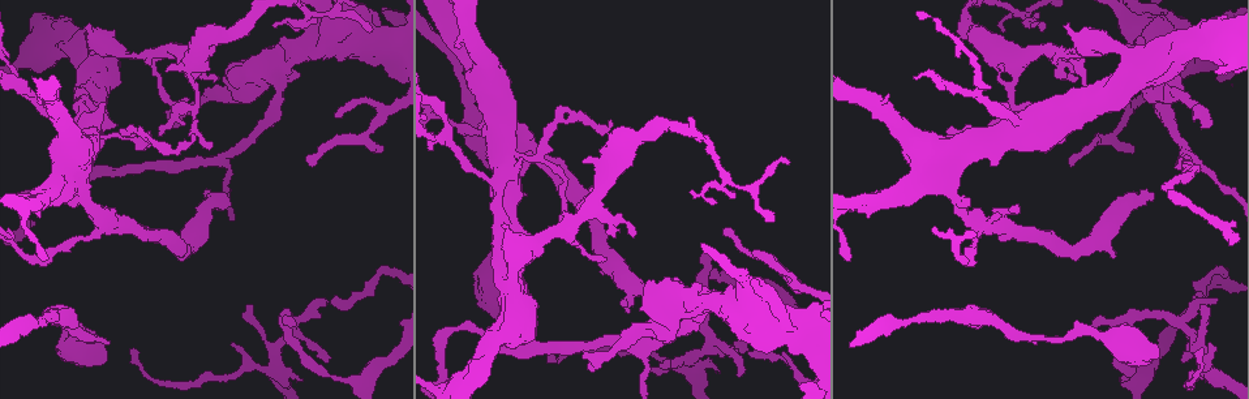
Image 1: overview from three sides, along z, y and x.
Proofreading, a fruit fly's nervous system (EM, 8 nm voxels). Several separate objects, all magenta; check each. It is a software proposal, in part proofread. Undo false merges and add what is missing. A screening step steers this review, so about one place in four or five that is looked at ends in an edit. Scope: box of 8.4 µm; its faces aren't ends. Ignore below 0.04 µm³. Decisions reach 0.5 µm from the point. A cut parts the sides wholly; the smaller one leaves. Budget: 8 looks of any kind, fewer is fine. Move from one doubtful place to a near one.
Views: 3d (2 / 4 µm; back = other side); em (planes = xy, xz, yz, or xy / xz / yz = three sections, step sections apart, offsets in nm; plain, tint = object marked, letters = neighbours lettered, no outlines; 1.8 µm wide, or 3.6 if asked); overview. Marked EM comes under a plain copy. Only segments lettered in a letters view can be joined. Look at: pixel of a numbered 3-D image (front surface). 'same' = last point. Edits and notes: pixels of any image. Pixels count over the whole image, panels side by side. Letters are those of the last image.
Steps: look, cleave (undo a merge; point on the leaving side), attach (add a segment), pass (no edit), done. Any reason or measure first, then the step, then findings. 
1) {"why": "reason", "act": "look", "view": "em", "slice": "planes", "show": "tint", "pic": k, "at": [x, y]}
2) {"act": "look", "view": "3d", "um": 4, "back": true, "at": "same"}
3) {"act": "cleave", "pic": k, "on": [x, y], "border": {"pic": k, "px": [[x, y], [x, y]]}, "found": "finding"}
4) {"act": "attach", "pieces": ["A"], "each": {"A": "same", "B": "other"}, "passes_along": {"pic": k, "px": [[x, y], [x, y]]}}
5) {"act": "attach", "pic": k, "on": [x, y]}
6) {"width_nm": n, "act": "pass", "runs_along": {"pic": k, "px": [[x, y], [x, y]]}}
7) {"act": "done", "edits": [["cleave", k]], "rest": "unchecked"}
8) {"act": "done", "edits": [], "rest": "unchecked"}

{"why": "sudden change in width", "act": "look", "view": "3d", "um": 2, "back": true, "pic": 1, "at": [1203, 46]}

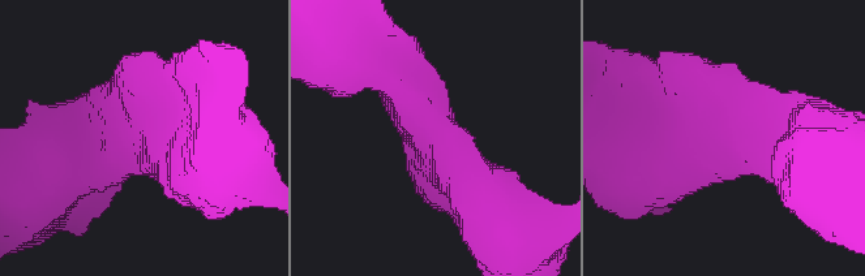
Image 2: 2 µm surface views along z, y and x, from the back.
{"arms": 3, "arm_widths_nm": [300, 460, 550], "why": "shape alone is not enough", "act": "look", "view": "em", "slice": "planes", "show": "tint", "pic": 2, "at": [435, 137]}

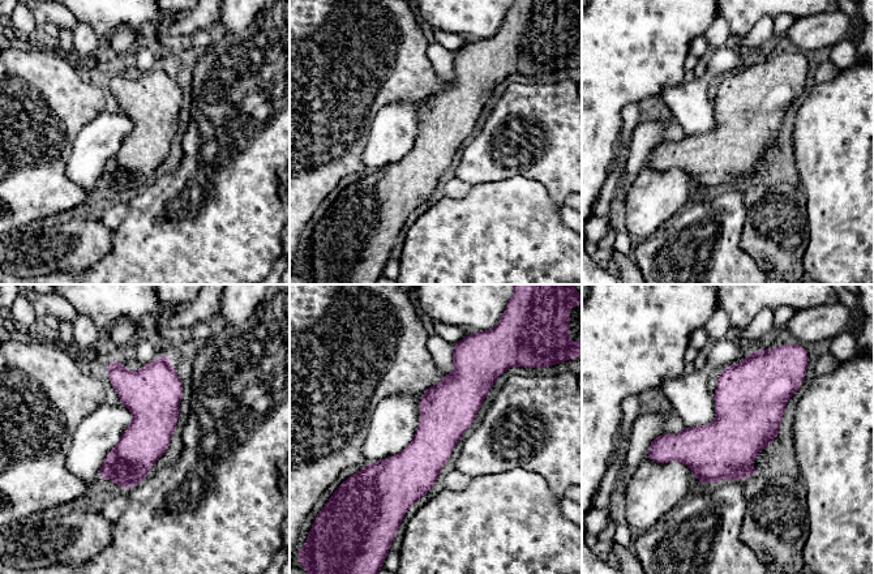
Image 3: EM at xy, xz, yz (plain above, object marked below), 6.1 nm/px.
{"why": "see the neighbours", "act": "look", "view": "em", "slice": "planes", "show": "letters", "at": "same"}

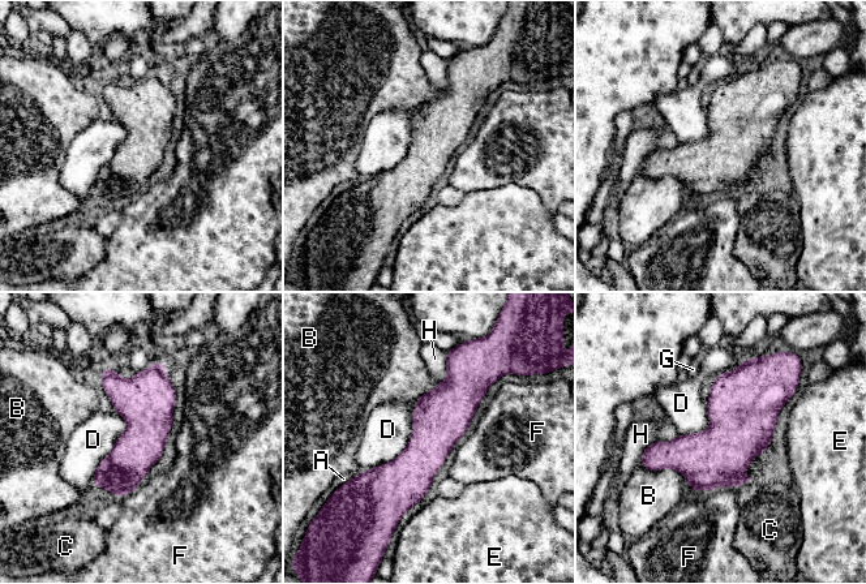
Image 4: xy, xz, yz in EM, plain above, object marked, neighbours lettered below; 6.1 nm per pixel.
{"act": "pass", "each": {"A": "other", "B": "other", "C": "other", "D": "other", "E": "other", "F": "other", "G": "other", "H": "other"}, "border": {"pic": 4, "px": [[418, 399], [408, 443], [372, 468]]}, "found": "all the same neuron"}

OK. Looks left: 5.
{"why": "free end", "act": "look", "view": "3d", "um": 2, "pic": 1, "at": [1001, 70]}

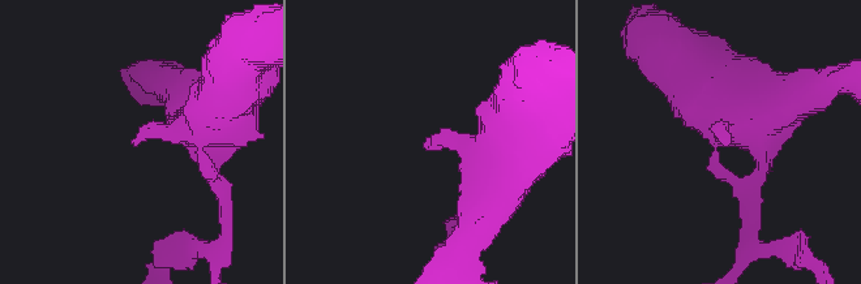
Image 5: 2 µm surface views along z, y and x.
{"why": "need the tissue", "act": "look", "view": "em", "slice": "yz", "step": 8, "show": "tint", "pic": 5, "at": [724, 143]}

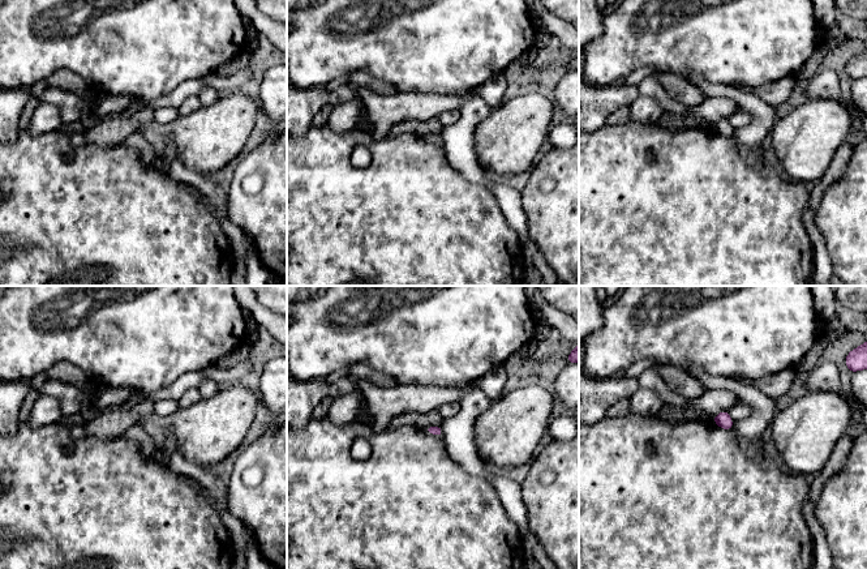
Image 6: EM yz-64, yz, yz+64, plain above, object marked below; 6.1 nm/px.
{"why": "see the neighbours", "act": "look", "view": "em", "slice": "yz", "step": 8, "show": "letters", "at": "same"}

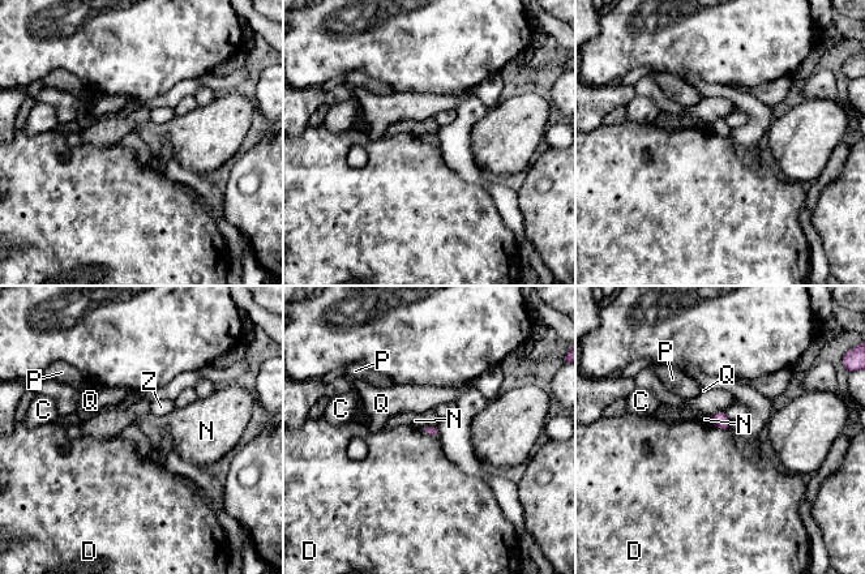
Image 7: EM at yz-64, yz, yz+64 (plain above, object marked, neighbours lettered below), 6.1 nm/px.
{"act": "pass", "each": {"C": "other", "D": "other", "N": "other", "P": "other", "Q": "other", "Z": "other"}, "found": "no lettered segment goes on from it"}

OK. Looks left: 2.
{"why": "thin neck", "act": "look", "view": "em", "slice": "yz", "step": 8, "show": "tint", "pic": 1, "at": [94, 338]}

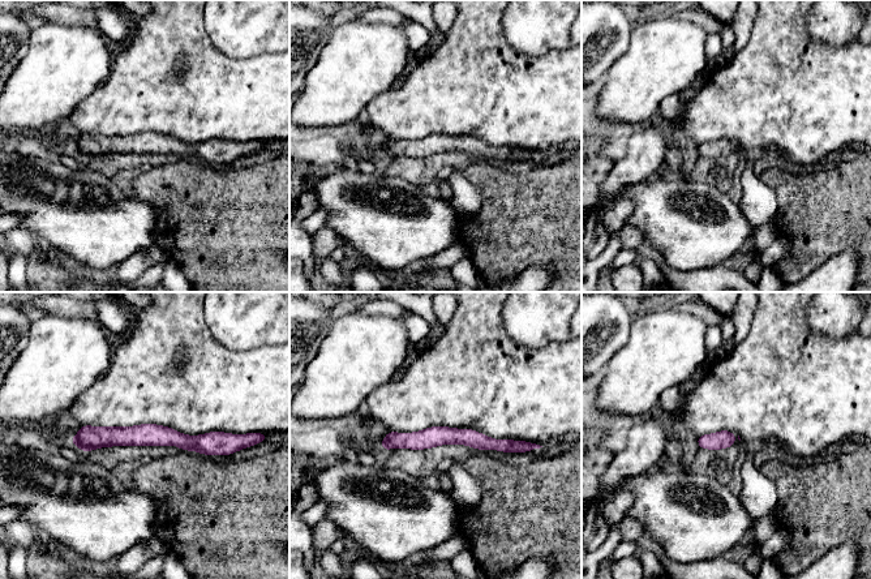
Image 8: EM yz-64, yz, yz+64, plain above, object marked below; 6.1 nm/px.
{"act": "look", "view": "em", "slice": "planes", "show": "letters", "at": "same"}

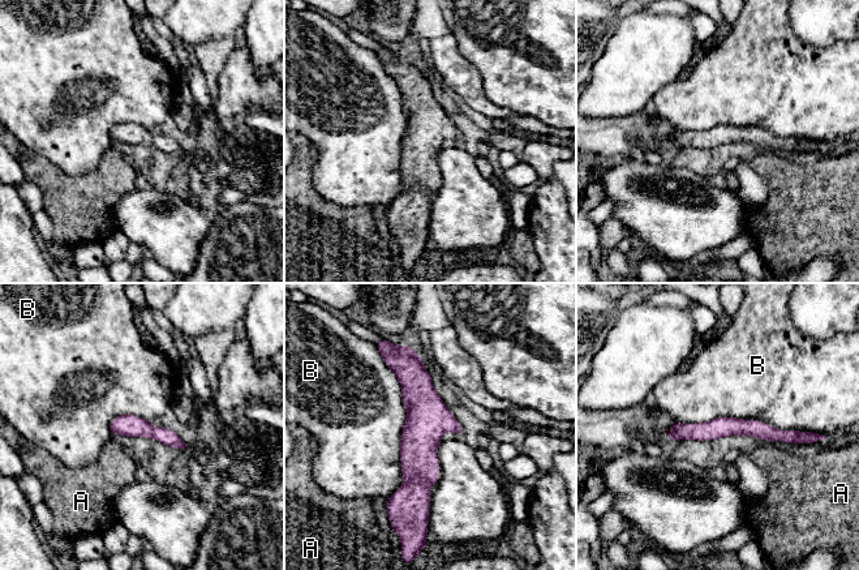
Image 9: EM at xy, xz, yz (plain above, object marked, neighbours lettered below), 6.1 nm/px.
{"longest_contact_nm": ["B", 900], "act": "pass", "each": {"A": "other", "B": "other"}, "runs_along": {"pic": 9, "px": [[411, 354], [424, 508]]}, "found": "one neuron here"}

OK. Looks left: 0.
{"act": "done", "edits": [], "rest": "unchecked"}

